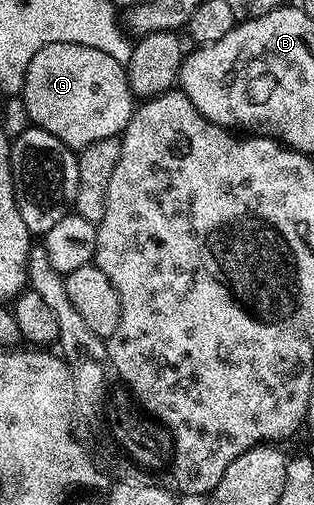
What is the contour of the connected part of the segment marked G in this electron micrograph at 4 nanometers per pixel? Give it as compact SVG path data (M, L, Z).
M49 43L41 47L27 68L21 98L34 128L49 131L49 135L61 139L61 143L76 151L82 151L85 146L101 139L119 137L127 128L133 112L133 94L124 62L113 59L113 55L105 55L105 51L97 51L97 47L77 43Z

